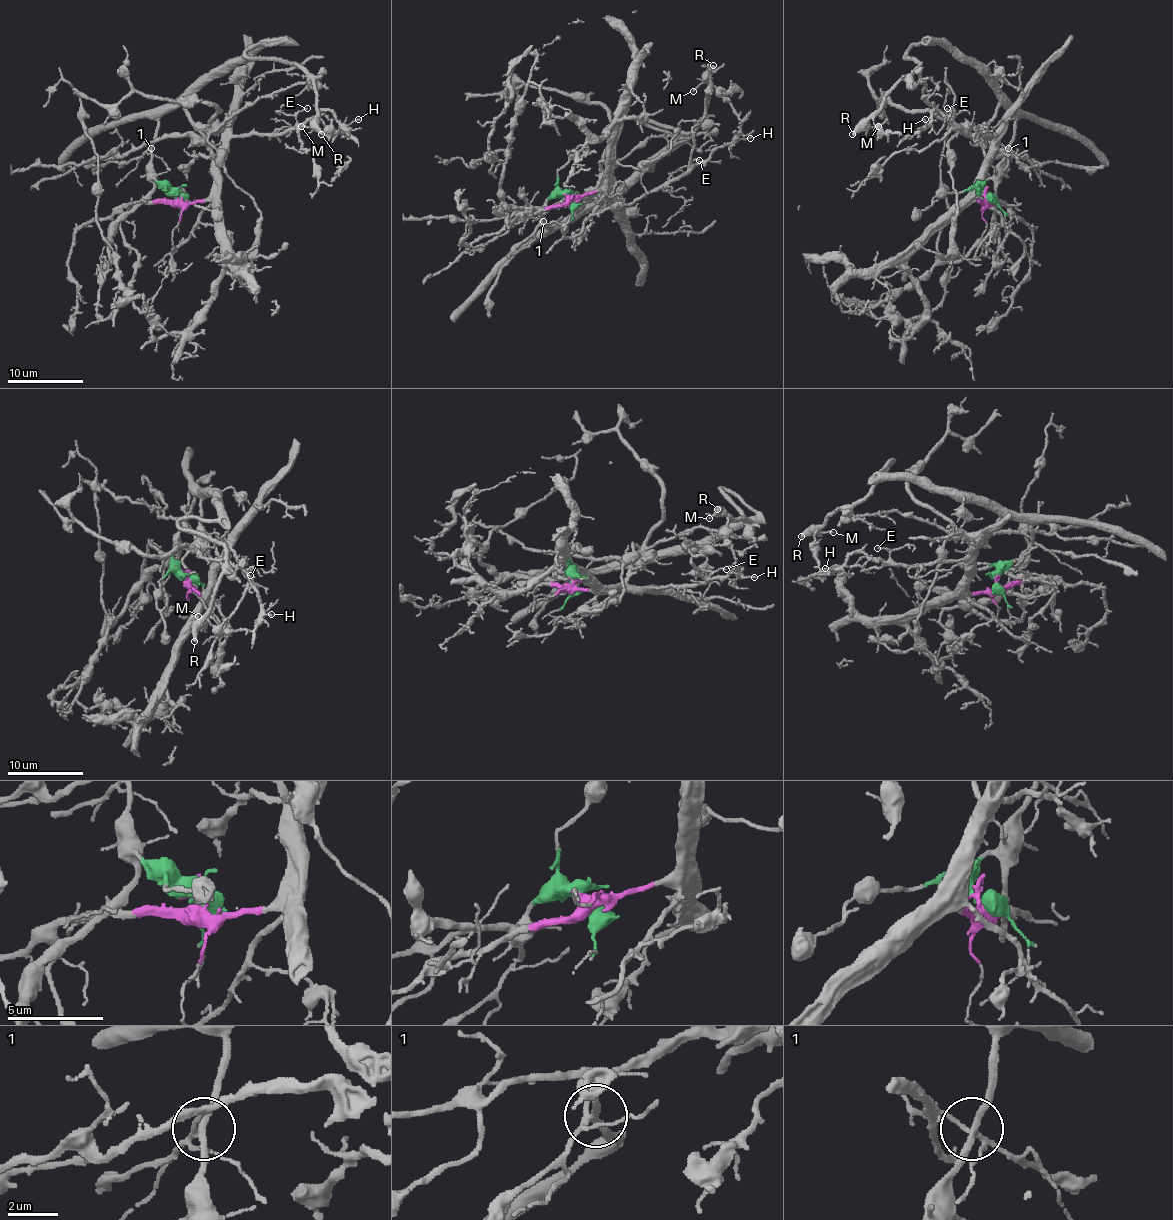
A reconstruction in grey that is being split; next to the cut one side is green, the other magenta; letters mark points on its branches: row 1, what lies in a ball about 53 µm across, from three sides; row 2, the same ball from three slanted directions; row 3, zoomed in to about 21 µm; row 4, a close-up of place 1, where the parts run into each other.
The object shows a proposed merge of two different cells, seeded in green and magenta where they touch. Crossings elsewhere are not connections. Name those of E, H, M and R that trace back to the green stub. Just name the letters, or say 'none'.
M, R

